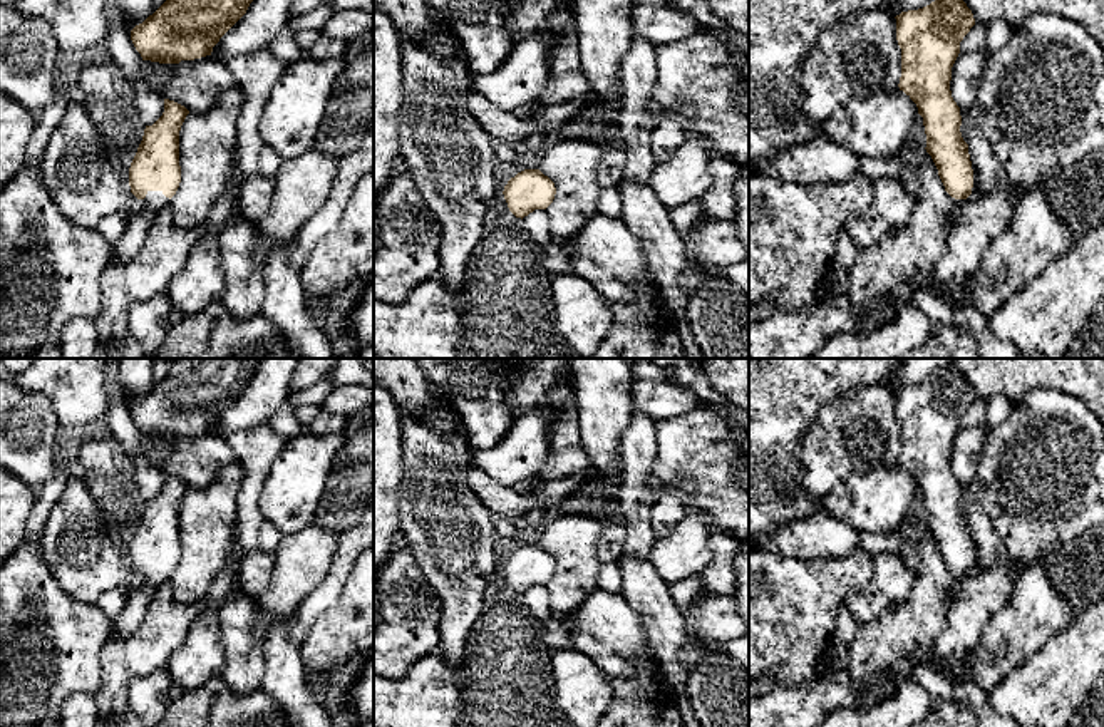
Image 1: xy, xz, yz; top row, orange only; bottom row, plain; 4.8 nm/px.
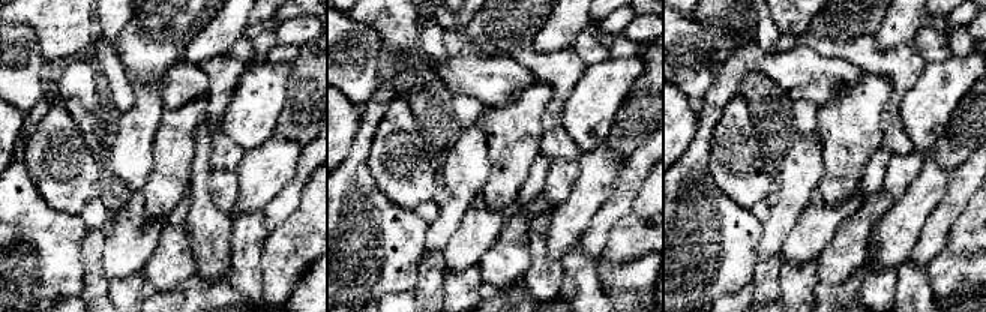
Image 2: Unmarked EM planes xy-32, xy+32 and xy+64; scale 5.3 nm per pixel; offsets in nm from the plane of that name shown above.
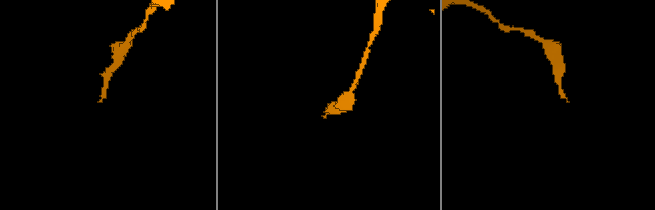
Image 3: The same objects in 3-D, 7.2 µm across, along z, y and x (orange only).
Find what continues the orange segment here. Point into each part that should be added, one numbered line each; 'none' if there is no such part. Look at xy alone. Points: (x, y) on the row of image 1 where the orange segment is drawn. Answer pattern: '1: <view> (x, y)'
1: xy (129, 245)

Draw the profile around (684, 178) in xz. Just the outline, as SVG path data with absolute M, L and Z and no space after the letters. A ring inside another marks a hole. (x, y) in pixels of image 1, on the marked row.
M689 134L668 161L655 164L647 184L670 211L699 201L712 186L710 157Z

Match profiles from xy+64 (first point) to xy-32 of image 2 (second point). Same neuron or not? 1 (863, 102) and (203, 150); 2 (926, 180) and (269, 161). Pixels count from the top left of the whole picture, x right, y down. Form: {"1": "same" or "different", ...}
{"1": "different", "2": "same"}

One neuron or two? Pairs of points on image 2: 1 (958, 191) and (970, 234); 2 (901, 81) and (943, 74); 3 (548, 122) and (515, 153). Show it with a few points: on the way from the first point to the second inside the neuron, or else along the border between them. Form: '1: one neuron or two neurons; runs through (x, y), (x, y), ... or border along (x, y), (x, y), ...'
1: two neurons; border along (970, 198), (955, 221), (947, 242)
2: two neurons; border along (928, 63), (899, 108)
3: two neurons; border along (553, 92), (542, 120), (539, 152)

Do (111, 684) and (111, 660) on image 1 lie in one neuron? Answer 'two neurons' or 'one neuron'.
one neuron

